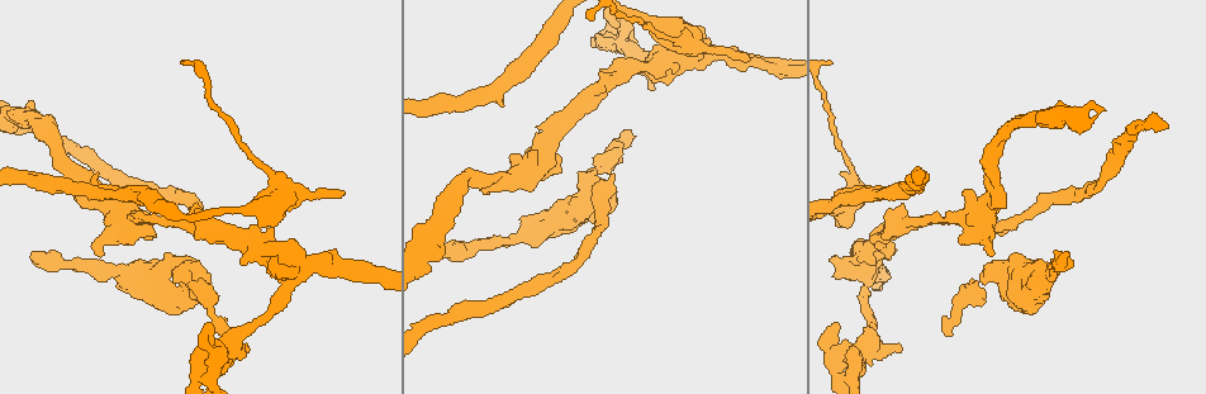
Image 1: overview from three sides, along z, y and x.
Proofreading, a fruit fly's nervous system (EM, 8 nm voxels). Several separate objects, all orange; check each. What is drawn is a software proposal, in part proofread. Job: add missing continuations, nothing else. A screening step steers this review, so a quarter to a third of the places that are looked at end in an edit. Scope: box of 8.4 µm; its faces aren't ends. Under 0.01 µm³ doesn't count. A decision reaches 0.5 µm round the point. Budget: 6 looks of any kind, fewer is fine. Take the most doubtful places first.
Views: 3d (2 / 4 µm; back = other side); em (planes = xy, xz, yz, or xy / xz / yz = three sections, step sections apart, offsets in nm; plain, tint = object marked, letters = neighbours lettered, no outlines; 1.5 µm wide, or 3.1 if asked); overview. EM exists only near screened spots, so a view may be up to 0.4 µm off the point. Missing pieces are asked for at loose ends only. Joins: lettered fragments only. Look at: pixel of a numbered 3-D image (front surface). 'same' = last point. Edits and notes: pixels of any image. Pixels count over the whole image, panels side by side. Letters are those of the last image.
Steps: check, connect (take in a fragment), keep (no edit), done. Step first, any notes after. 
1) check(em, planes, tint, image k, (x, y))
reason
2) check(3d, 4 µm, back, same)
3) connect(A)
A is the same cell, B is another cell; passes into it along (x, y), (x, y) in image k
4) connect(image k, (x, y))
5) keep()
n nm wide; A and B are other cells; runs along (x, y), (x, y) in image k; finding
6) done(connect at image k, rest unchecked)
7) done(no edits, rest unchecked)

check(em, planes, letters, image 1, (613, 173))
free end

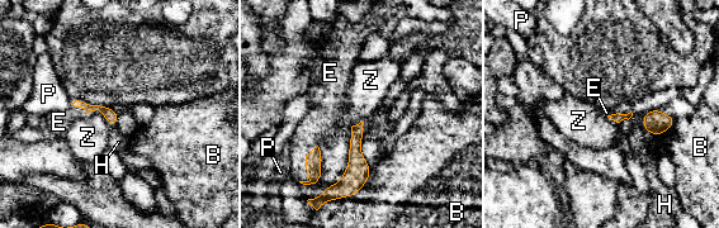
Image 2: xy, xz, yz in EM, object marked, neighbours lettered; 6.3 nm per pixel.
connect(E)
Z touches over 550 nm; E is the same cell, B, H, P and Z are other cells; passes into it along (316, 153), (310, 165), (316, 127) in image 2; the neuron continues

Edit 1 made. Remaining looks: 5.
check(3d, 4 µm, image 1, (1069, 254))
branch stops here

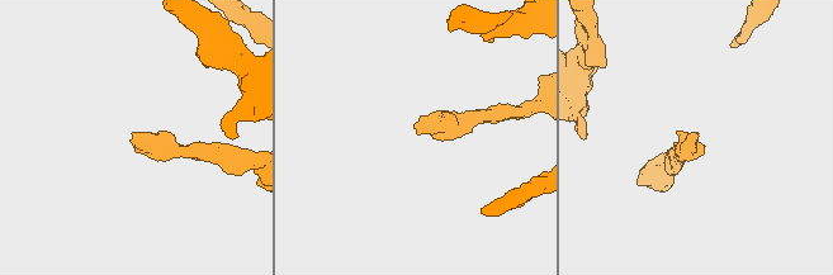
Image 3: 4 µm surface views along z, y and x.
check(em, xy, step 4, letters, image 3, (695, 133))

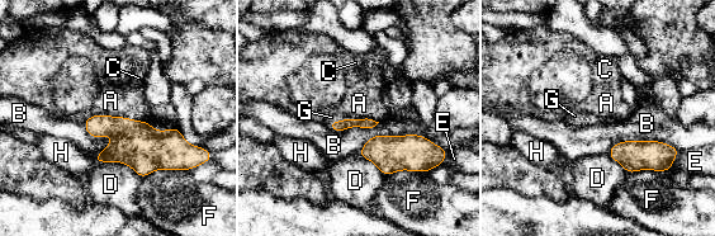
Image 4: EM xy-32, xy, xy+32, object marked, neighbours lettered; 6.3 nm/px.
connect(G)
B touches over 550 nm; G is the same cell, A, B, C, D, E, F and H are other cells; the neuron continues

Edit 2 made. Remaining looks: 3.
check(em, yz, step 8, letters, image 1, (243, 346))
branch stops here

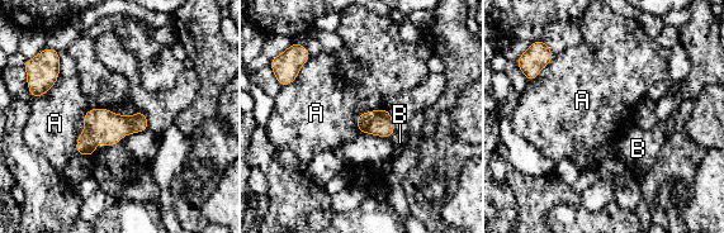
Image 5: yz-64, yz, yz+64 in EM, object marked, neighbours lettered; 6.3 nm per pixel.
check(em, planes, letters, same)

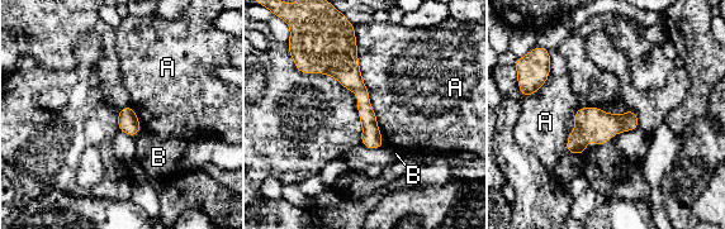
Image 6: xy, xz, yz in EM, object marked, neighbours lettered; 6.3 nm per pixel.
keep()
A touches over 600 nm; A and B are other cells; runs along (352, 42), (350, 79), (375, 146) in image 6; none of them fits

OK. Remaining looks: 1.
done(connect at image 2, connect at image 4, rest unchecked)

